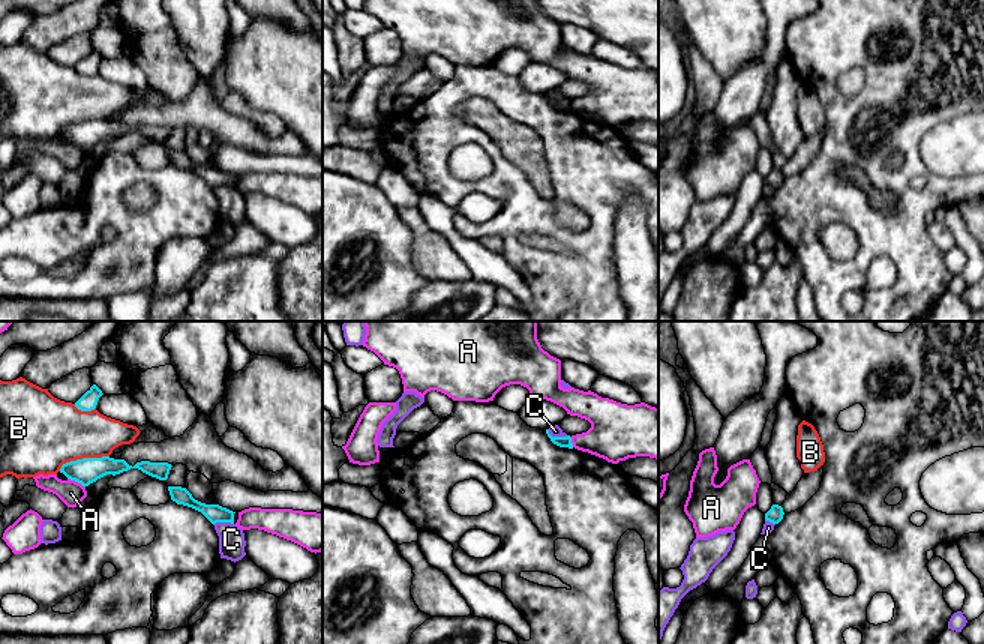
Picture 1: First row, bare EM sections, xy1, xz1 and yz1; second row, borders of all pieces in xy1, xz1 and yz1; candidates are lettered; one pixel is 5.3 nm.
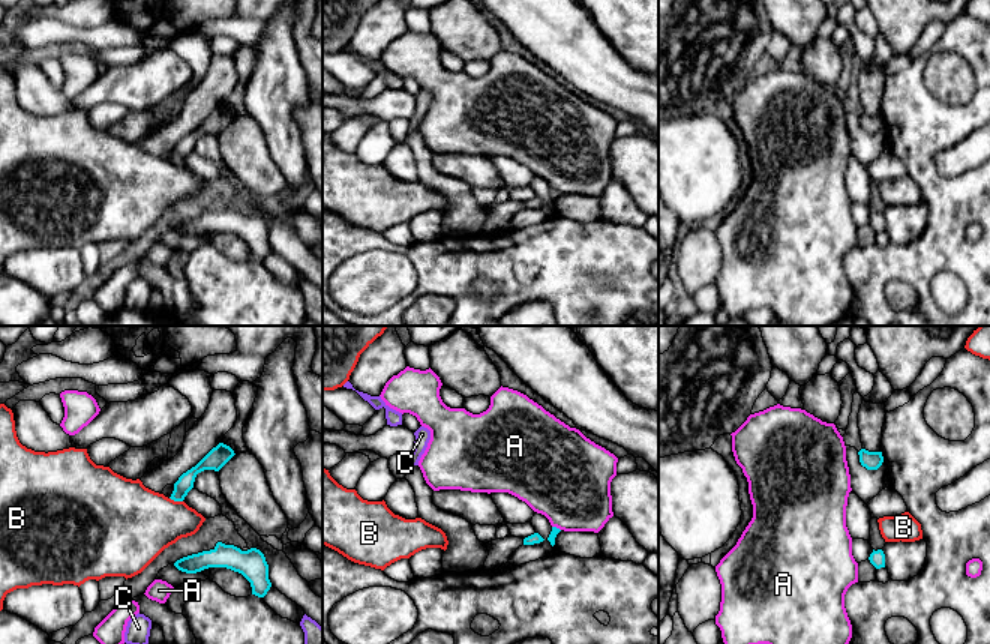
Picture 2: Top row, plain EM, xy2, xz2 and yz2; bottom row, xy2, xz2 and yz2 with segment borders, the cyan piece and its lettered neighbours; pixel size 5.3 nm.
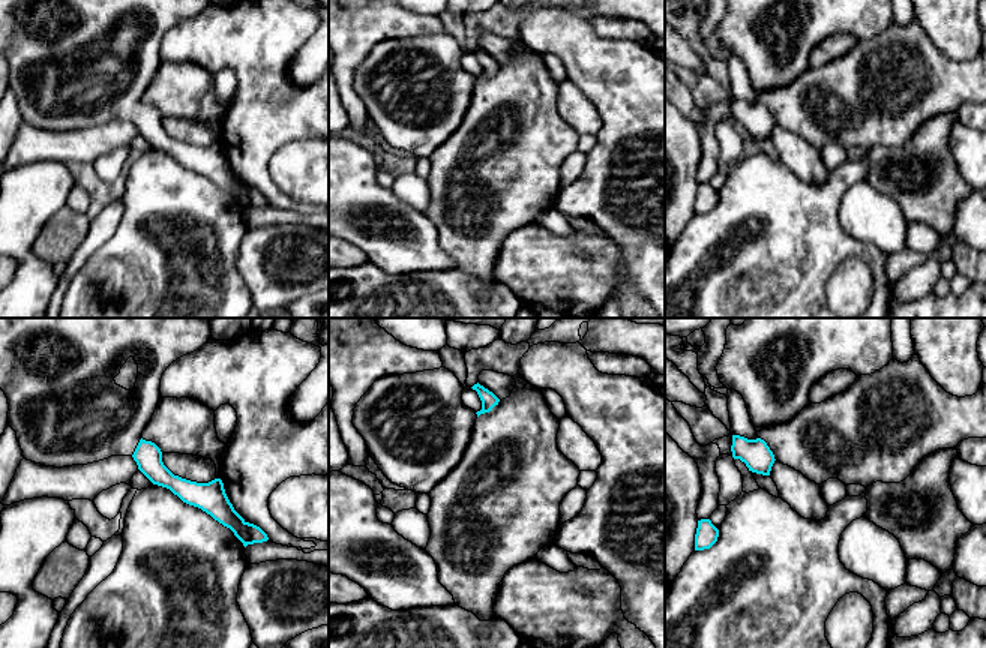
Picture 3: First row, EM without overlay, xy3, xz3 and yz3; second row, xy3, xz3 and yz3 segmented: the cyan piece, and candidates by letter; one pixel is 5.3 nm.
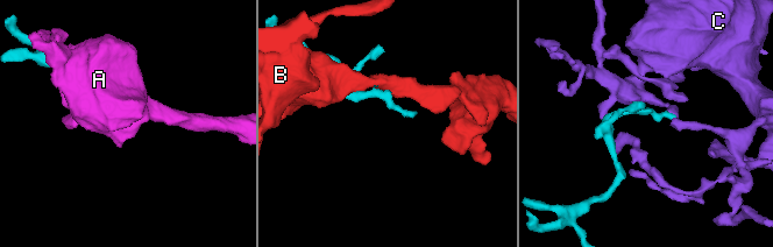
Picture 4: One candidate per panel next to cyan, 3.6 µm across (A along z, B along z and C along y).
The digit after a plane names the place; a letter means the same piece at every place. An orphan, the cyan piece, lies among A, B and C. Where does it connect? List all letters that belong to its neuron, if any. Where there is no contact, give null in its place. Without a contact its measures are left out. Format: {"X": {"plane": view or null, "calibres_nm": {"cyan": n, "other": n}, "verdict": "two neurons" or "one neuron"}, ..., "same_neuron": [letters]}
{"A": {"plane": "xy1", "calibres_nm": {"cyan": 140, "other": 140}, "verdict": "two neurons"}, "B": {"plane": "xy1", "calibres_nm": {"cyan": 140, "other": 400}, "verdict": "two neurons"}, "C": {"plane": "xz1", "calibres_nm": {"cyan": 60, "other": 60}, "verdict": "two neurons"}, "same_neuron": []}

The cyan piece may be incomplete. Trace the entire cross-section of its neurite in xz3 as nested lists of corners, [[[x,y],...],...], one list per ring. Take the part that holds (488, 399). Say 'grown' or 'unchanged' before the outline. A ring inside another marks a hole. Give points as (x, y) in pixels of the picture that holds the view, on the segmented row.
grown; [[[446,368],[416,374],[386,375],[377,380],[356,404],[353,424],[366,441],[369,456],[392,483],[416,494],[429,494],[461,462],[470,444],[476,418],[480,414],[492,411],[500,402],[492,392],[479,382],[471,388],[477,392],[482,400],[482,410],[477,412],[464,405],[464,386]]]

